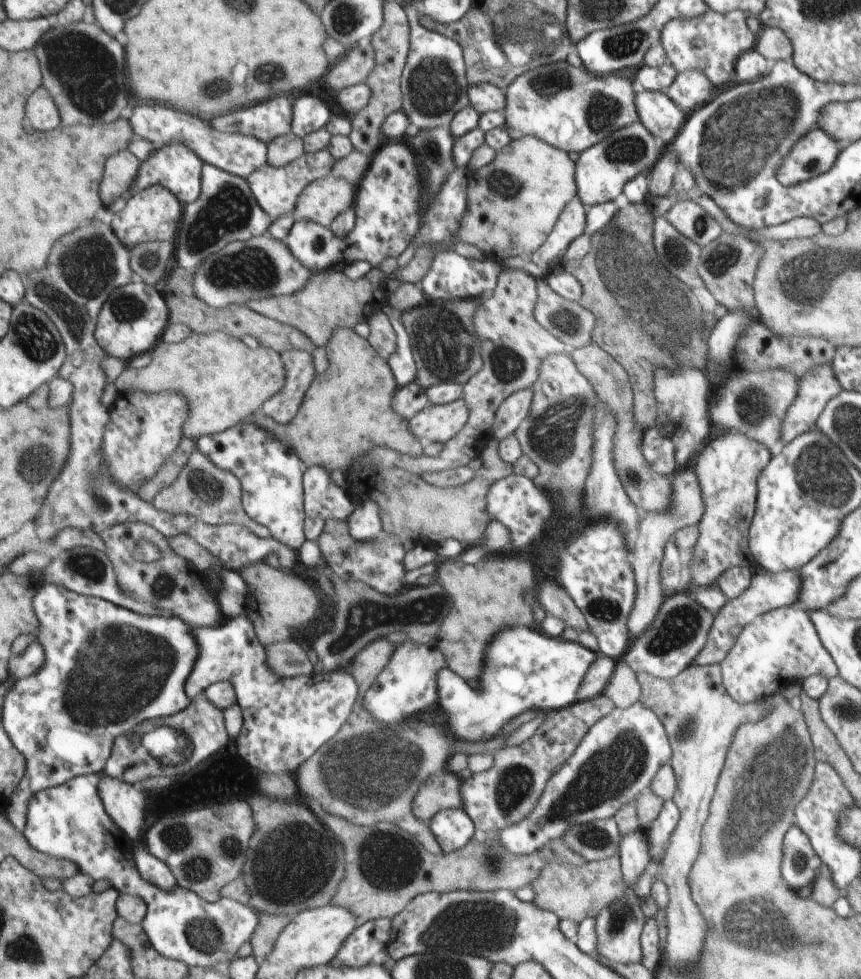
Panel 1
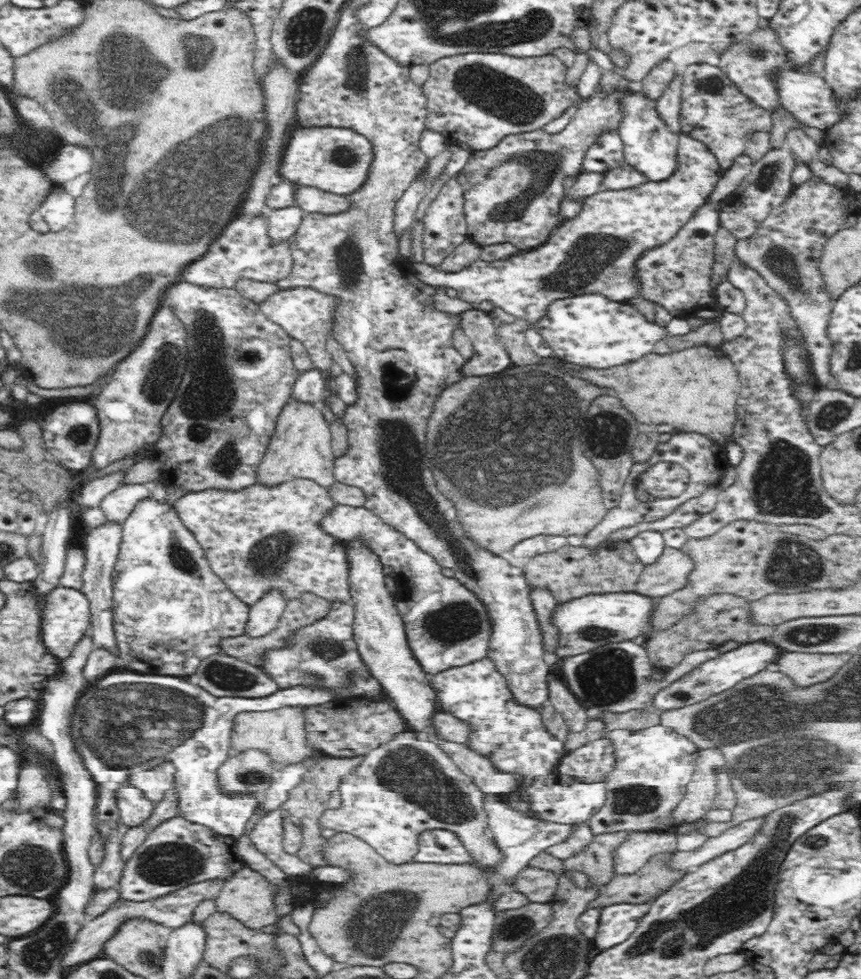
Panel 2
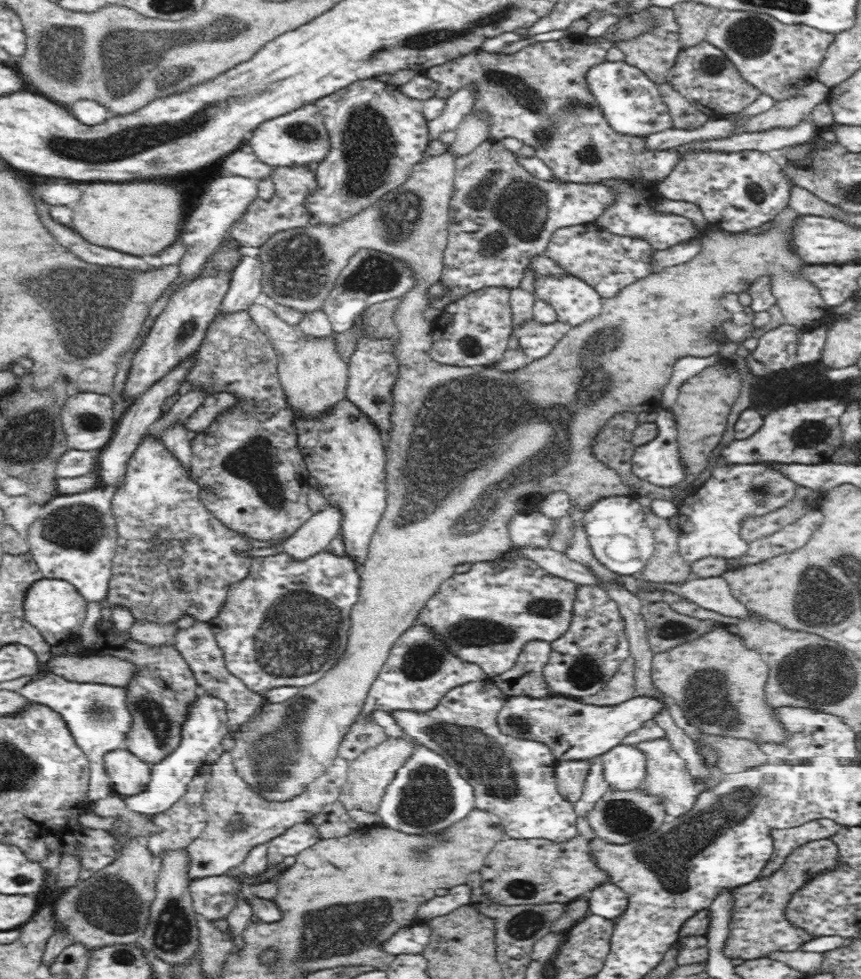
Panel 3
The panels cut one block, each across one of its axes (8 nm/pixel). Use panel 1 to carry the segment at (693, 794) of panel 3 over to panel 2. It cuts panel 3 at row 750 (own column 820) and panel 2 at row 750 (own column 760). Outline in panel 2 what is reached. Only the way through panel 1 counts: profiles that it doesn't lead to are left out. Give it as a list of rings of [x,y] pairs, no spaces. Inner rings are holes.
[[[654,726],[638,732],[614,730],[606,734],[616,748],[614,770],[606,776],[606,804],[588,820],[594,836],[612,832],[654,832],[666,830],[670,812],[684,800],[688,784],[696,772],[700,750],[668,726]]]

